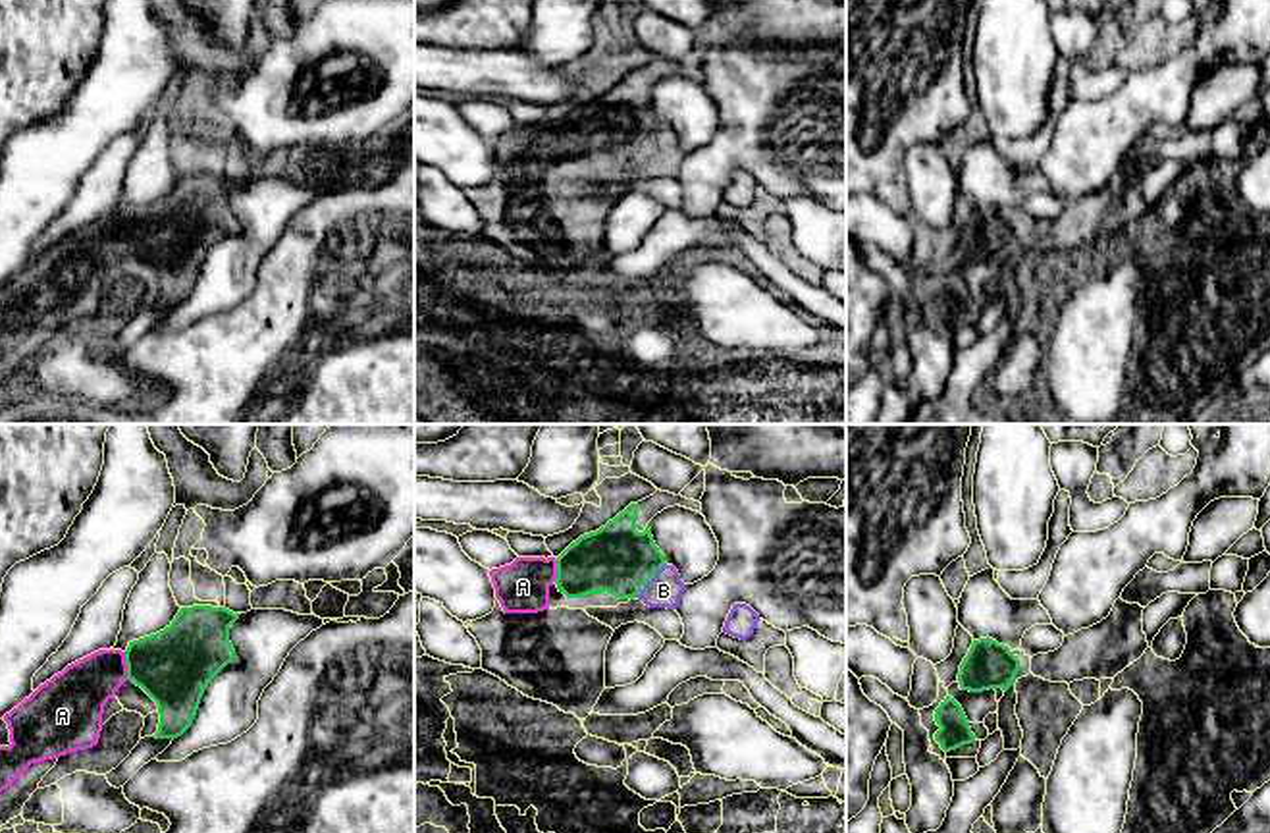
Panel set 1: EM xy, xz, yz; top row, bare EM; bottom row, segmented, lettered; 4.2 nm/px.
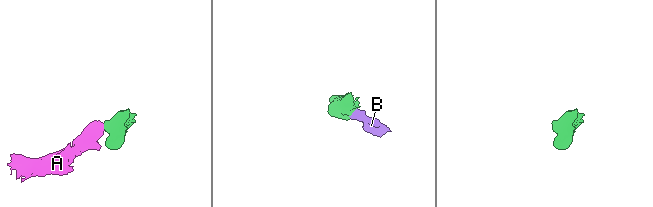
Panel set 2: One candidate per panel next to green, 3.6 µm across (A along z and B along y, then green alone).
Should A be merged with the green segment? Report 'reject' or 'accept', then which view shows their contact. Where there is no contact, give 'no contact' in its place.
accept | xy

